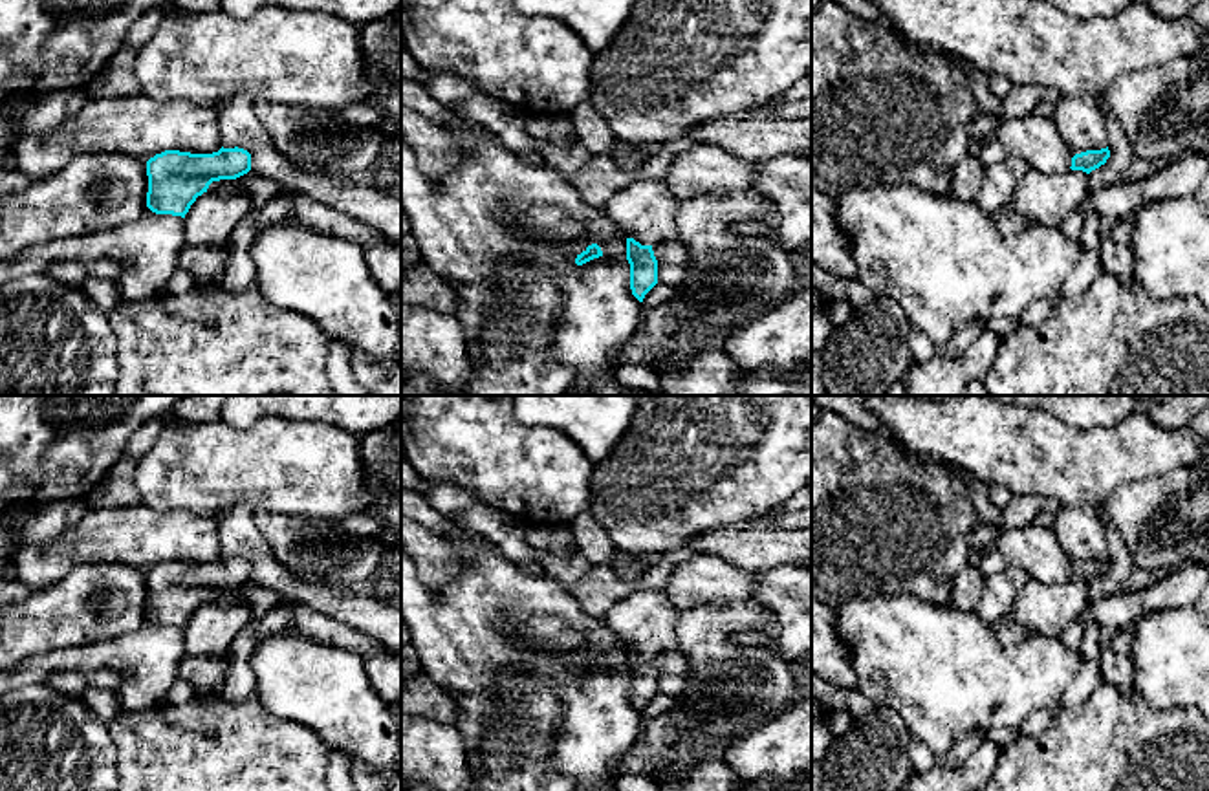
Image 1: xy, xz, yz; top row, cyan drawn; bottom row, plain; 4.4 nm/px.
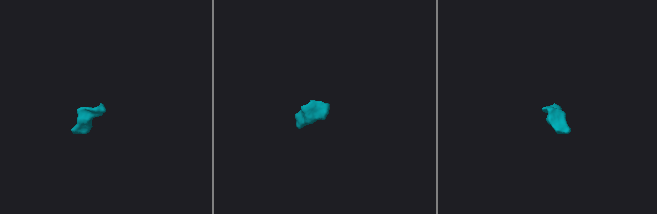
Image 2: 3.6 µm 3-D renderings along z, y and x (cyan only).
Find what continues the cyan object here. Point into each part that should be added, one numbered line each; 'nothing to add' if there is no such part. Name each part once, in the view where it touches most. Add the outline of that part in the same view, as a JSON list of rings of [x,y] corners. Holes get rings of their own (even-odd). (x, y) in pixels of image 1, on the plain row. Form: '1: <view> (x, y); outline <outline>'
1: xz (645, 621); outline [[[645,590],[612,604],[603,623],[623,646],[654,657],[676,648],[680,615],[663,590]]]

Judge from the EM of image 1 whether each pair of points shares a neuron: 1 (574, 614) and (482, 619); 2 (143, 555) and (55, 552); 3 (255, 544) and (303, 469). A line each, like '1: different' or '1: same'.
1: same
2: same
3: different

